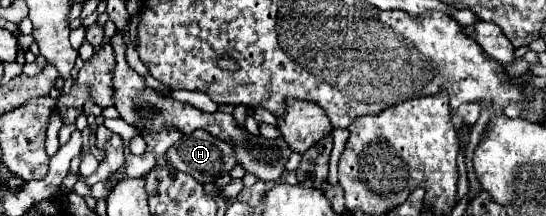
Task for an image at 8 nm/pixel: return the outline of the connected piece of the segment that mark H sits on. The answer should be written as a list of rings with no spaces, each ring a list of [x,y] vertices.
[[[194,130],[192,134],[184,134],[172,150],[166,154],[168,162],[176,166],[176,170],[194,176],[196,182],[210,184],[218,180],[218,176],[228,174],[236,162],[236,148],[220,140],[206,130]]]

